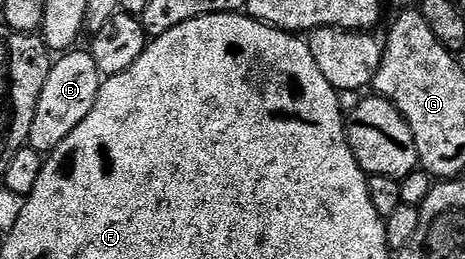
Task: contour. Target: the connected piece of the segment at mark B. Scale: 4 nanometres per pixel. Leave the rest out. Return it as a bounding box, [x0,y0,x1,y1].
[29,50,104,154]

